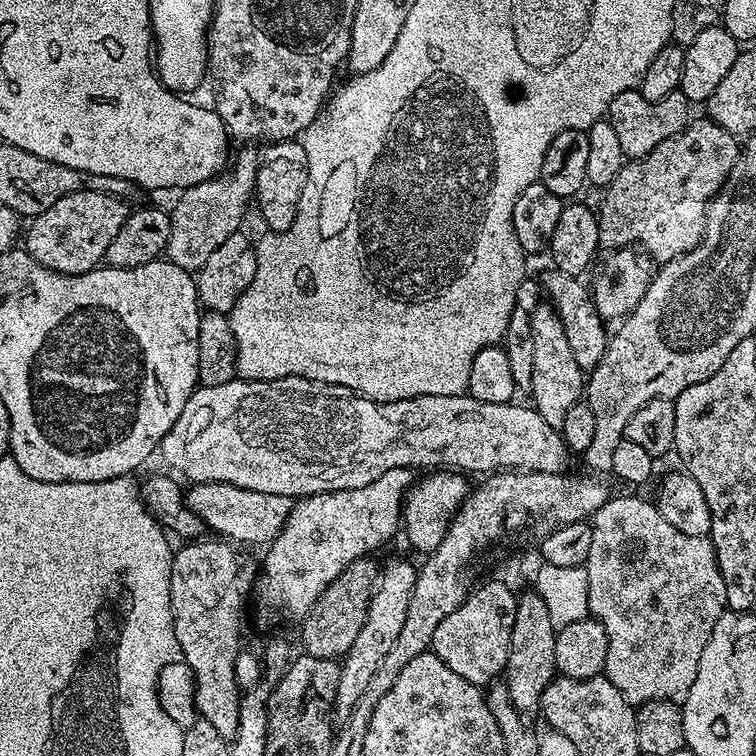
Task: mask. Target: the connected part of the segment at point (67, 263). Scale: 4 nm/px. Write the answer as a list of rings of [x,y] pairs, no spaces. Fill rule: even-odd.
[[[71,192],[66,194],[66,198],[58,198],[50,210],[42,210],[42,214],[31,217],[29,226],[26,228],[26,235],[23,237],[23,247],[42,266],[46,266],[55,272],[61,272],[67,276],[74,274],[86,274],[90,270],[101,267],[106,250],[110,250],[110,242],[114,242],[118,230],[126,222],[130,211],[129,205],[124,205],[125,201],[119,196],[111,196],[109,192]]]

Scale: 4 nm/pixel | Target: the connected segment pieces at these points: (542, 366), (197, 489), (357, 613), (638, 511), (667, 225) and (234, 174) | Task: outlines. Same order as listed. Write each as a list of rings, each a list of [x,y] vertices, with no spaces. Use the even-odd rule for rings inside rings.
[[[545,302],[531,309],[534,326],[534,382],[530,389],[531,403],[536,412],[550,425],[560,429],[566,422],[570,406],[581,403],[586,392],[586,373],[574,362],[566,330],[562,330],[562,318],[551,303]]]
[[[192,484],[189,489],[186,492],[187,506],[204,520],[205,529],[212,531],[213,528],[216,531],[213,533],[237,545],[271,544],[286,526],[294,505],[289,497],[282,494],[258,494],[258,490],[246,490],[242,486],[229,484]]]
[[[361,558],[350,562],[326,590],[314,602],[314,606],[302,617],[304,624],[300,628],[300,640],[304,643],[303,651],[314,658],[339,661],[354,646],[354,638],[366,622],[368,607],[378,579],[378,564],[372,558]]]
[[[613,495],[604,505],[590,517],[592,537],[590,538],[590,554],[586,561],[588,569],[588,611],[591,619],[597,620],[606,630],[608,645],[606,646],[606,662],[603,675],[608,677],[614,686],[618,686],[621,694],[629,704],[639,706],[655,700],[674,700],[682,702],[690,694],[690,686],[694,686],[694,678],[698,675],[698,662],[702,659],[702,650],[706,650],[706,642],[710,642],[710,634],[714,630],[714,622],[728,608],[726,598],[726,582],[722,582],[722,570],[718,566],[716,551],[708,536],[691,536],[682,534],[682,530],[670,526],[666,518],[657,510],[651,499],[643,500],[640,496]]]
[[[707,118],[693,119],[674,138],[666,138],[659,146],[654,146],[650,154],[641,160],[628,160],[618,170],[618,178],[604,189],[604,201],[596,217],[601,249],[627,248],[639,246],[653,261],[673,260],[698,246],[704,236],[708,218],[708,204],[720,193],[734,162],[739,158],[742,144],[722,126]]]
[[[244,146],[240,153],[235,153],[230,167],[221,172],[213,180],[195,184],[179,193],[180,201],[176,209],[171,209],[172,225],[170,226],[170,242],[166,258],[174,266],[193,274],[206,266],[210,254],[230,238],[230,234],[241,231],[245,226],[244,215],[248,212],[256,190],[256,175],[260,166],[260,158],[255,147]]]

